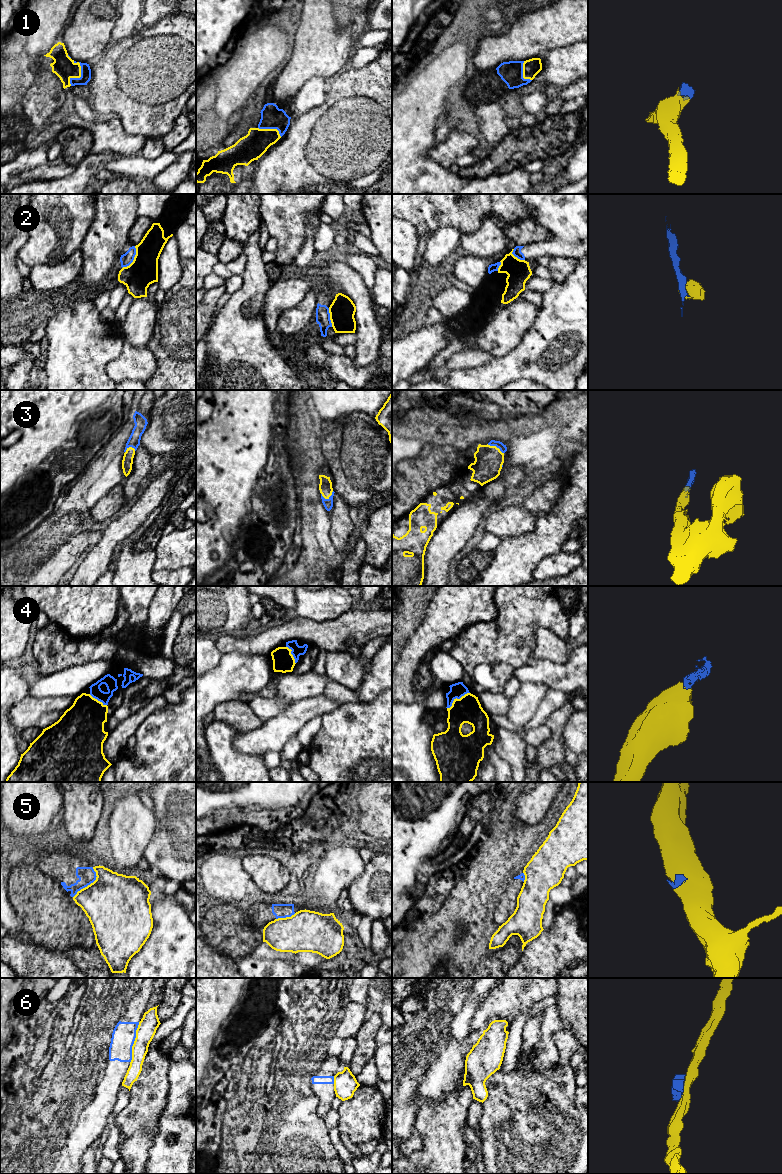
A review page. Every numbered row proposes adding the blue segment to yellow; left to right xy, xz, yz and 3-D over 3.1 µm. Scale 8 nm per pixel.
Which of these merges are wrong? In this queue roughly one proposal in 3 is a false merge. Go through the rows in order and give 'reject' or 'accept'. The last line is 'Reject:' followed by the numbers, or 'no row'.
1: accept
2: reject
3: accept
4: accept
5: reject
6: reject
Reject: 2, 5, 6

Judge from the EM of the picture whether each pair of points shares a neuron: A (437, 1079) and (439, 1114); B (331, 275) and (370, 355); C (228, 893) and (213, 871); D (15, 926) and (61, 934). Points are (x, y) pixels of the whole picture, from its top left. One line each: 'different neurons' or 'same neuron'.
A: different neurons
B: same neuron
C: same neuron
D: different neurons

